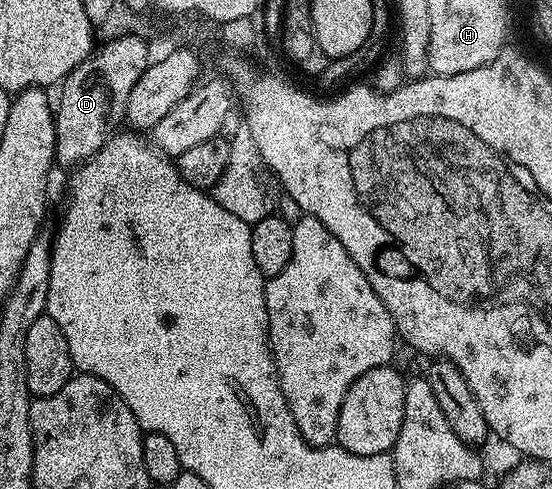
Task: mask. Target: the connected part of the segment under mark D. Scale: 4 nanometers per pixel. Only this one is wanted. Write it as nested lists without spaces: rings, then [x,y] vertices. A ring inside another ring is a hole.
[[[122,34],[119,38],[104,43],[103,46],[101,43],[90,57],[83,60],[67,78],[62,79],[60,83],[62,95],[56,98],[56,113],[54,115],[54,127],[58,137],[54,152],[61,165],[63,162],[64,165],[70,166],[69,168],[74,168],[87,162],[121,127],[118,125],[123,125],[128,100],[132,96],[132,88],[136,88],[140,76],[144,76],[147,66],[150,65],[148,50],[145,37],[141,38],[138,34]]]

